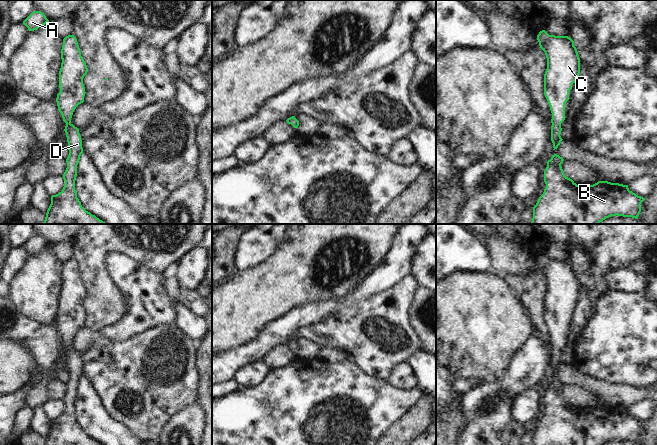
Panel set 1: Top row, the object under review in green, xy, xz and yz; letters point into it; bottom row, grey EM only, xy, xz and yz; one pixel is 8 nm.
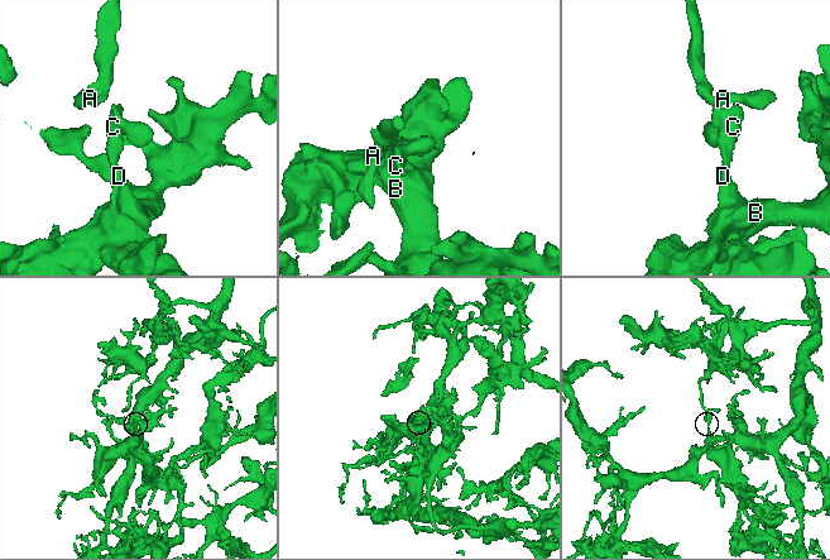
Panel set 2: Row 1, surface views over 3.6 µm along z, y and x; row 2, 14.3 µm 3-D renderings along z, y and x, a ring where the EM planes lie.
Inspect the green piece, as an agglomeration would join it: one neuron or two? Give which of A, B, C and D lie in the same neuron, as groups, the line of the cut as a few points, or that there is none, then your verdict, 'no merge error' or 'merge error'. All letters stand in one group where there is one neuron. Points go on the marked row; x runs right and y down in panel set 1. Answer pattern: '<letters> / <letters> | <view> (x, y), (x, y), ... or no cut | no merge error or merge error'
A B C D | no cut | no merge error

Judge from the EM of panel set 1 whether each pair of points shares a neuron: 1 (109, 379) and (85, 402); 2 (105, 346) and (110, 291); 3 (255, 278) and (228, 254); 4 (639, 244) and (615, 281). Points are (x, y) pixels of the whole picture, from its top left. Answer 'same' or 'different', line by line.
1: different
2: different
3: different
4: different

